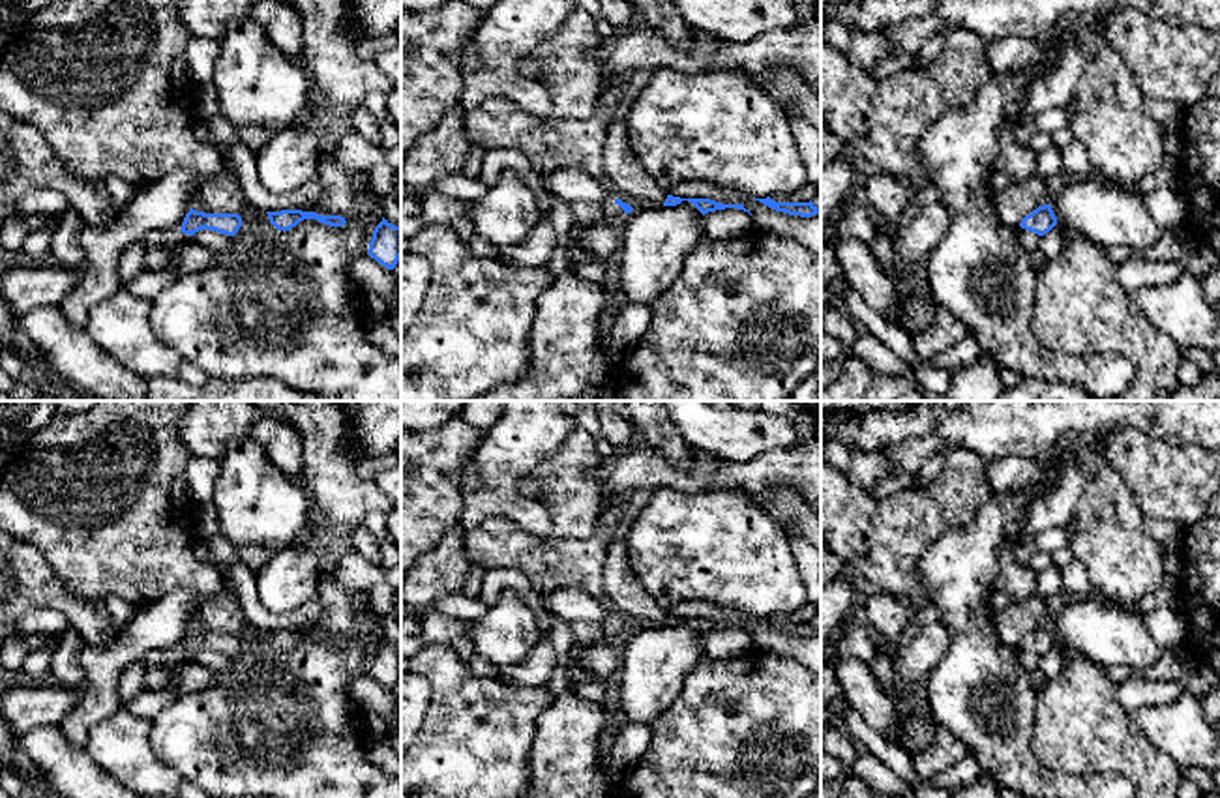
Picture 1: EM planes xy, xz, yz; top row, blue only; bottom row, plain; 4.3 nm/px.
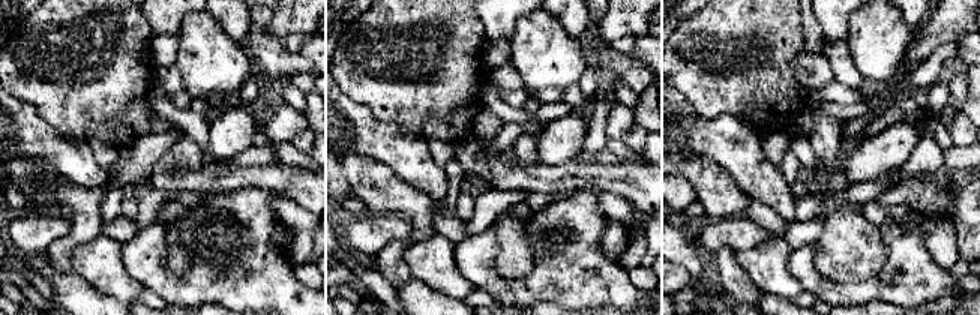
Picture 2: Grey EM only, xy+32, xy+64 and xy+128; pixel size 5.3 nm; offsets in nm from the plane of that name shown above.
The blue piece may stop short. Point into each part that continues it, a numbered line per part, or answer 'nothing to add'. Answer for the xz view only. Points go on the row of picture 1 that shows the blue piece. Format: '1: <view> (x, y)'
1: xz (613, 216)

